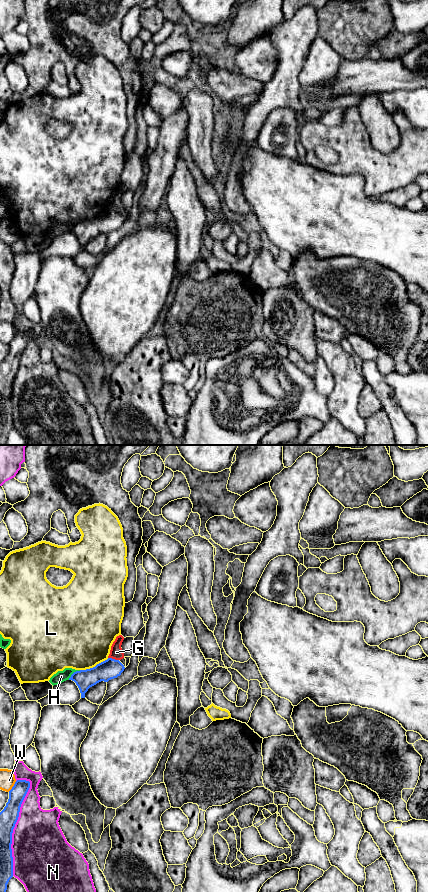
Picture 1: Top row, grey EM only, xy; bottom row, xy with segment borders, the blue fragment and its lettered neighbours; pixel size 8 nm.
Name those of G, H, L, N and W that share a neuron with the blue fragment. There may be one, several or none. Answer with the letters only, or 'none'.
G

